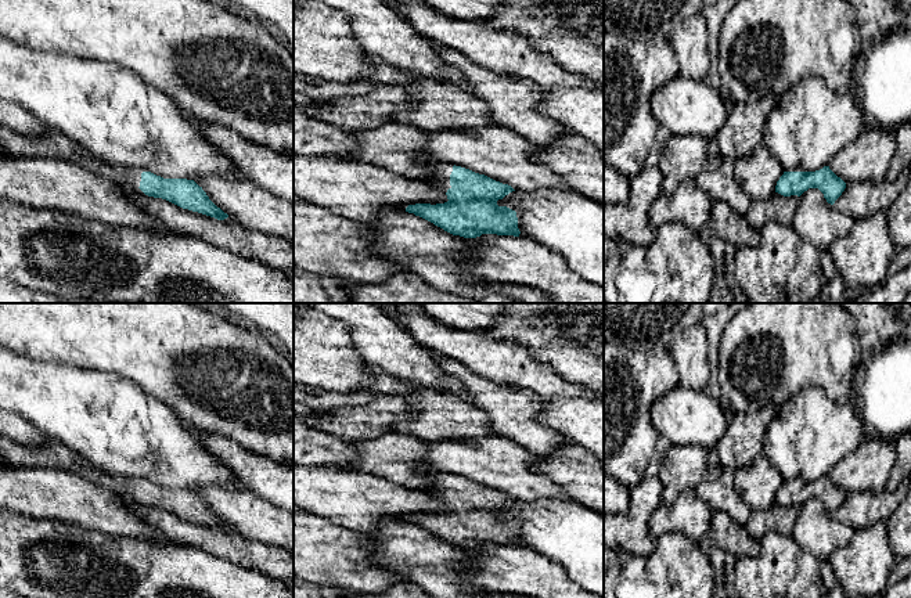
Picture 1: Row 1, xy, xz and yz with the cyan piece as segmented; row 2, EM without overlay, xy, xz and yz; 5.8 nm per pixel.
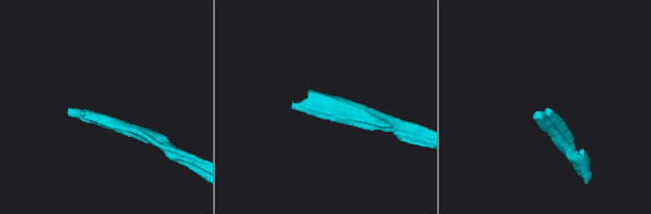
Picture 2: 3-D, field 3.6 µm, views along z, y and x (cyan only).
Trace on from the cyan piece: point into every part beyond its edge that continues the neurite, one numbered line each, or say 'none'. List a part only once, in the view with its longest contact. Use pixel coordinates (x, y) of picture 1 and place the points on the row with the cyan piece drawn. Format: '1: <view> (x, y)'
1: xz (442, 170)

